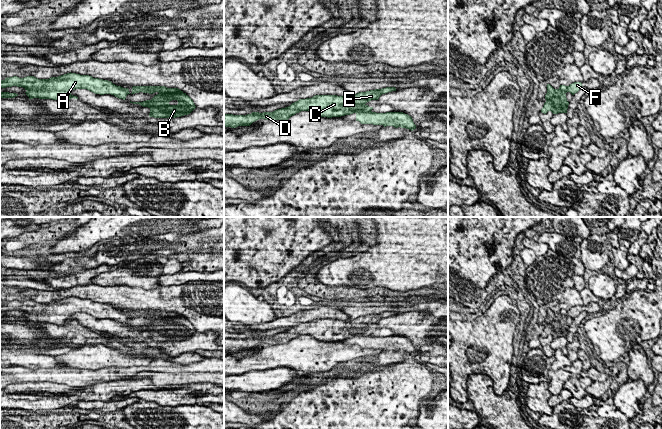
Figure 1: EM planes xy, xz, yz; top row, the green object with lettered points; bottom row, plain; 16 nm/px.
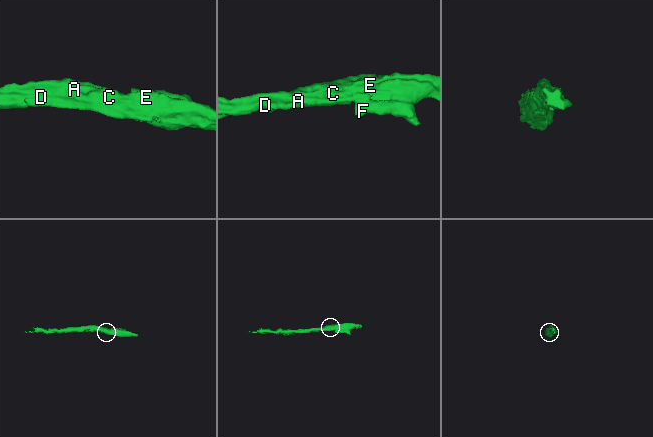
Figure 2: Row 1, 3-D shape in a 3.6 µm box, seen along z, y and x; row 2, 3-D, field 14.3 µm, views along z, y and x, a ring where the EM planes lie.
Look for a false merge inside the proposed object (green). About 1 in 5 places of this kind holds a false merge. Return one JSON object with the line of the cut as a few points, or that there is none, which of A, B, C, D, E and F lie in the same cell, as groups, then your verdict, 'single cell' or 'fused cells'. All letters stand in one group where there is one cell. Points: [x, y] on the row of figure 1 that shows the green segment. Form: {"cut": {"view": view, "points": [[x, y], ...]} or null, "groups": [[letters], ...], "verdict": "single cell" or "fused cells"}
{"cut": {"view": "xy", "points": [[182, 91], [159, 94]]}, "groups": [["A", "B", "C", "D", "E"], ["F"]], "verdict": "fused cells"}

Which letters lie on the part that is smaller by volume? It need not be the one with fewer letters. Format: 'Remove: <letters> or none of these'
Remove: F

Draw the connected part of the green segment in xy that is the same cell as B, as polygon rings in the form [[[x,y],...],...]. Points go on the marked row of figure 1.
[[[185,93],[157,94],[151,100],[131,102],[150,109],[149,117],[176,118],[190,114],[195,108],[193,100]]]

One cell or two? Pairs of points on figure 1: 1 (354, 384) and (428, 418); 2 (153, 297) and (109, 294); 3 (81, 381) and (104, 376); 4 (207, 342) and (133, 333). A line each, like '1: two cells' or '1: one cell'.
1: two cells
2: one cell
3: one cell
4: two cells

